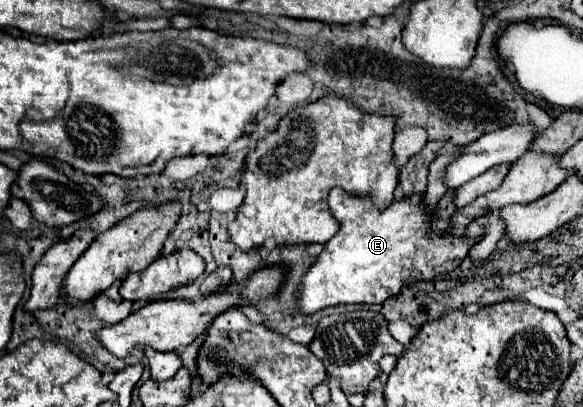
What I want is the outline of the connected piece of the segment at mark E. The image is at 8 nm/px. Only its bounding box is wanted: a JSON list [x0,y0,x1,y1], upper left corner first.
[296,187,474,315]

